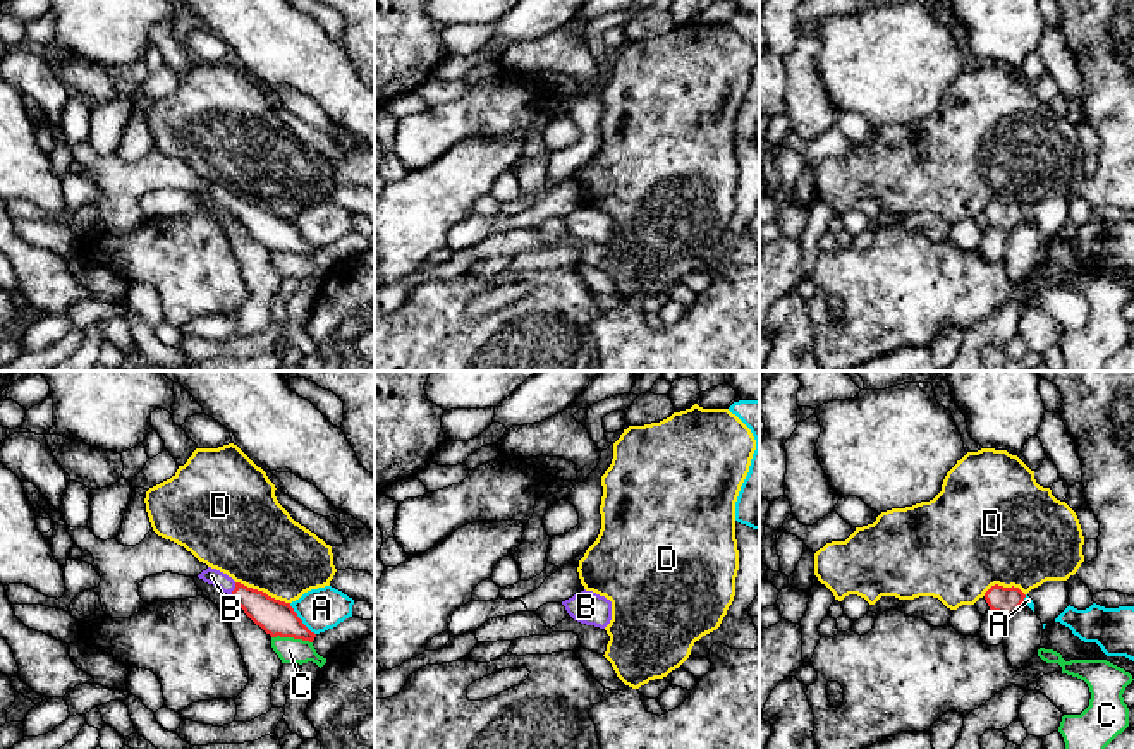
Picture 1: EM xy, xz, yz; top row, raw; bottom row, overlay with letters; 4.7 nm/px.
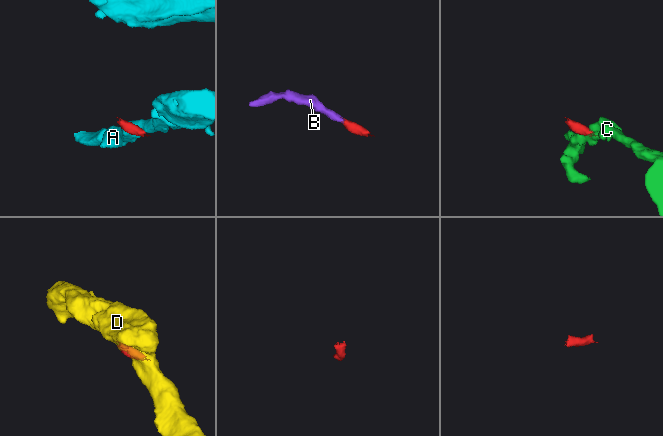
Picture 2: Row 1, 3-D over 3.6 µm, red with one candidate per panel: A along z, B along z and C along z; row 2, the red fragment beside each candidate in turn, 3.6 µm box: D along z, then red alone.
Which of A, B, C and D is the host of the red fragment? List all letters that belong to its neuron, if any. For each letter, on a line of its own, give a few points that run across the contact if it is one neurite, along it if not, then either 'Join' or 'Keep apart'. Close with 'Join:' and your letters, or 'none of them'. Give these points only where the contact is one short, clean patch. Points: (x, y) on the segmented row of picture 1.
A: Line: xy (289, 603), (315, 634). Keep apart
B: Line: xy (275, 617), (234, 590), (212, 576). Join
C: Line: xy (272, 636), (292, 636), (311, 643). Keep apart
D: Keep apart
Join: B

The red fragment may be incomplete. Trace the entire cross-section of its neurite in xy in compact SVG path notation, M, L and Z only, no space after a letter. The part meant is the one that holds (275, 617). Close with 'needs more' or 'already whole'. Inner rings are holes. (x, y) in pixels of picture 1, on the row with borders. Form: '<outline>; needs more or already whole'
M208 567L199 575L208 584L230 594L244 613L271 637L294 637L313 642L316 634L311 632L297 617L290 603L275 600L263 591L235 582L227 574Z; needs more

